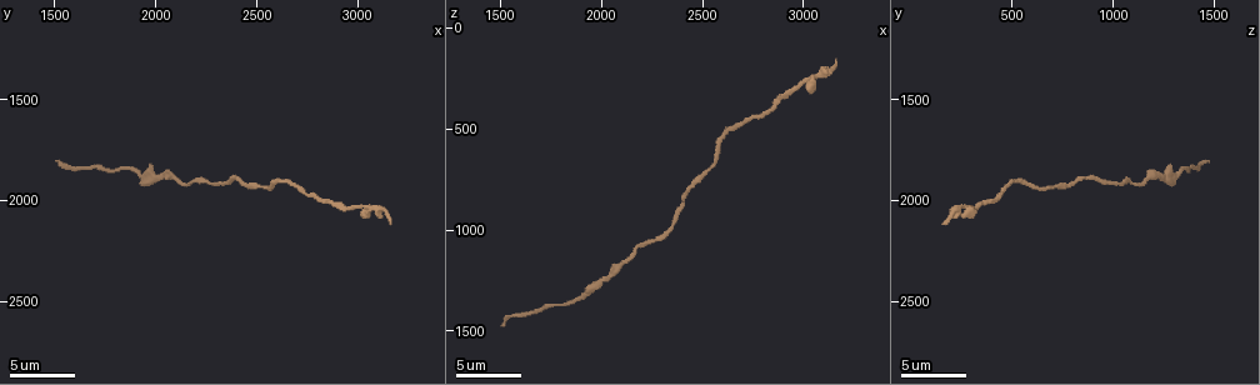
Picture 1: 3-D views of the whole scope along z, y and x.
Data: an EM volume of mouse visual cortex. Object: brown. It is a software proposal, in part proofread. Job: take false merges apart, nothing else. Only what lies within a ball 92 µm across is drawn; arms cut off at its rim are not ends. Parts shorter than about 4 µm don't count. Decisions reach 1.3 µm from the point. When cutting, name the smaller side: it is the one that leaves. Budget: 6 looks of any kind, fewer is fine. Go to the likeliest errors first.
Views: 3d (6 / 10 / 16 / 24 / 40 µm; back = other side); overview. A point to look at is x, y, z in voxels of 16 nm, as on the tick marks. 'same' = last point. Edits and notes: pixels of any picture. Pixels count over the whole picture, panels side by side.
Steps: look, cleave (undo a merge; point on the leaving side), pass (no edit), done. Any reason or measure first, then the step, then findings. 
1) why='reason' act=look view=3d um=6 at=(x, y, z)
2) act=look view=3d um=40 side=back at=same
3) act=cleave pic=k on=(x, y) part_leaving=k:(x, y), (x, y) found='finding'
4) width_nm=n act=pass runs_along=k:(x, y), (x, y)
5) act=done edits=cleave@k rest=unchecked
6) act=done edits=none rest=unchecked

why='calibre changes' act=look view=3d um=16 at=(1920, 1870, 1330)

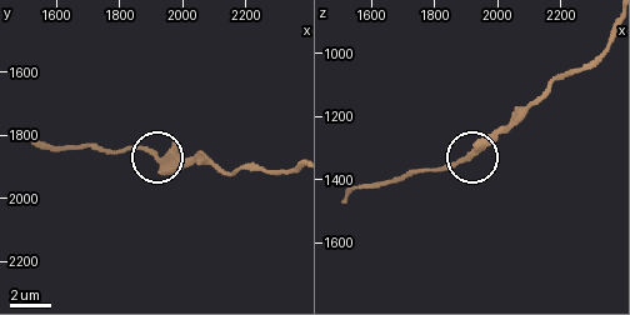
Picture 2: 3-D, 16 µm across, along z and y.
act=pass runs_along=2:(609, 43), (584, 64), (564, 73), (474, 156), (414, 171) found='all the same neuron'

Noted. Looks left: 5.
act=look view=3d um=16 at=(2400, 1880, 880)

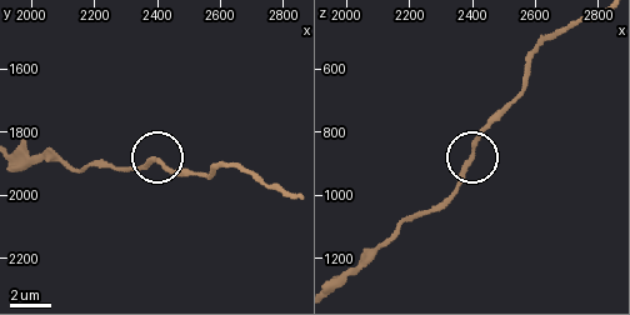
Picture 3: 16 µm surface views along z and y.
act=look view=3d um=16 side=back at=(2390, 1890, 880)

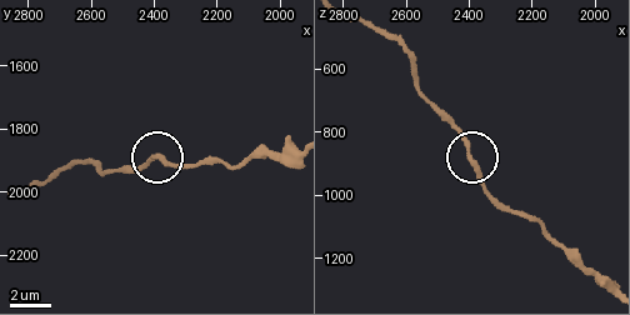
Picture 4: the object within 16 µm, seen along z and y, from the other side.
act=pass found='one neuron here'

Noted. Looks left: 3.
why='three-way junction' act=look view=3d um=10 at=(3030, 2020, 260)

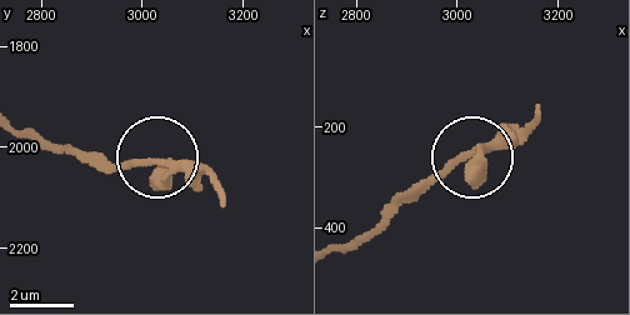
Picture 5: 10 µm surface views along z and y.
width_nm=310 act=pass found='one neuron here'

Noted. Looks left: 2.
act=done edits=none rest=unchecked

